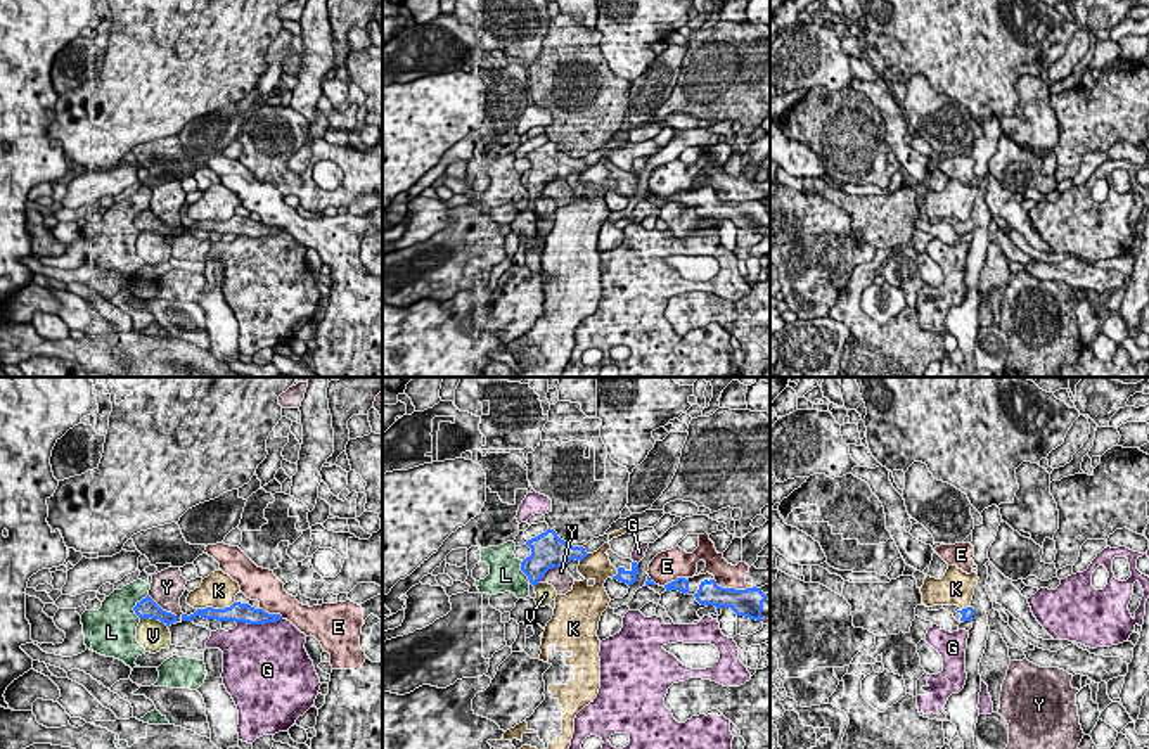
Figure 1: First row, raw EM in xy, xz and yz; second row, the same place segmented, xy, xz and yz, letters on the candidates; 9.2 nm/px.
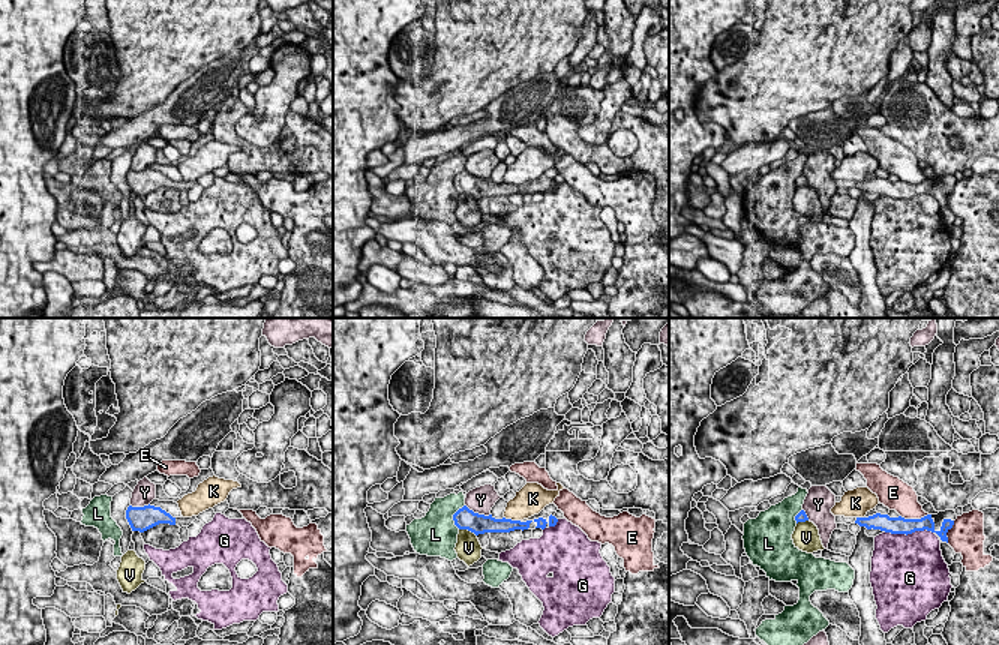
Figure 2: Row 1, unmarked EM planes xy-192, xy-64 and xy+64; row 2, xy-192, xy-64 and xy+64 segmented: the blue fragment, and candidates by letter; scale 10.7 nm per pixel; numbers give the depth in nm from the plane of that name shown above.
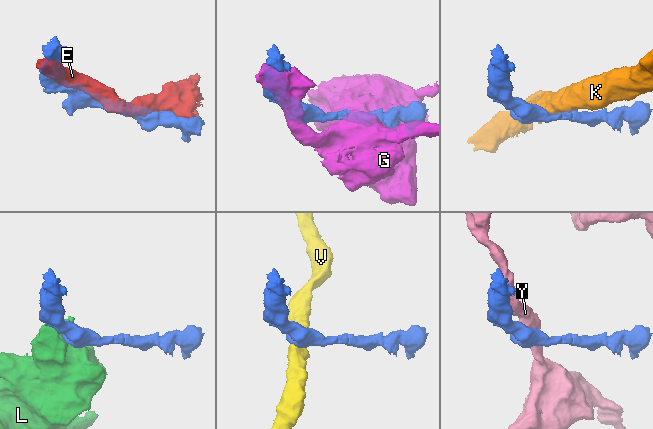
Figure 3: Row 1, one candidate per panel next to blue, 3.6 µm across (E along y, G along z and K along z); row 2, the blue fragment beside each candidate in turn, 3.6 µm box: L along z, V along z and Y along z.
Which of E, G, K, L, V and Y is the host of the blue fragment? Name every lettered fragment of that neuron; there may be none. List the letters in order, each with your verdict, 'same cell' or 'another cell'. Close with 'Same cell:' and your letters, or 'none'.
E: another cell
G: another cell
K: another cell
L: another cell
V: another cell
Y: another cell
Same cell: none

